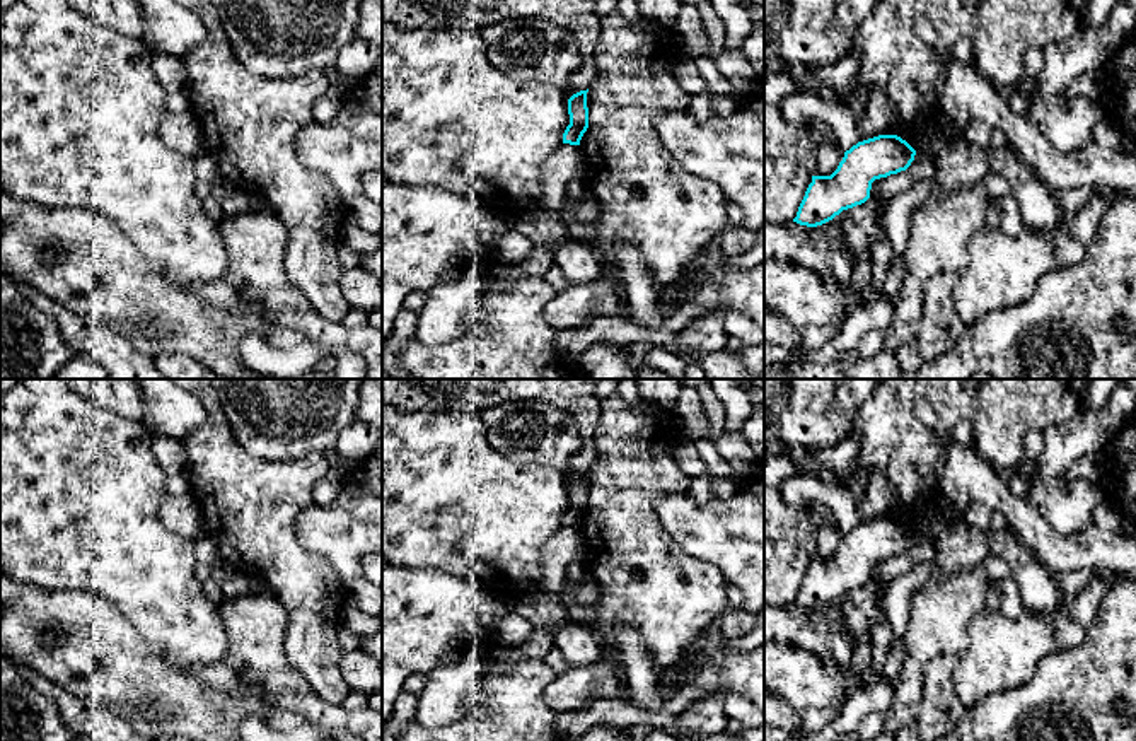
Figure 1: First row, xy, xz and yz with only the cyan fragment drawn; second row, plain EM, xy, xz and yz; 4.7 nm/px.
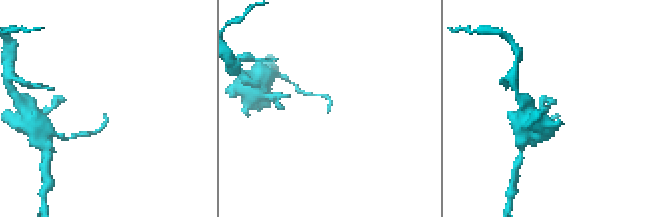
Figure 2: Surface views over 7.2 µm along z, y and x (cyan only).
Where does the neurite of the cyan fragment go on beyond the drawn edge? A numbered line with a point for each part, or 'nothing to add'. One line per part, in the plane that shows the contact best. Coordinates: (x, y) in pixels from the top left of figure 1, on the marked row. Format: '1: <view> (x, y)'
nothing to add

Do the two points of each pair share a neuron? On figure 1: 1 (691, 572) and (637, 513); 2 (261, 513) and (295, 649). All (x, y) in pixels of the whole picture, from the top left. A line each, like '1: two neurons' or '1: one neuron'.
1: one neuron
2: one neuron

